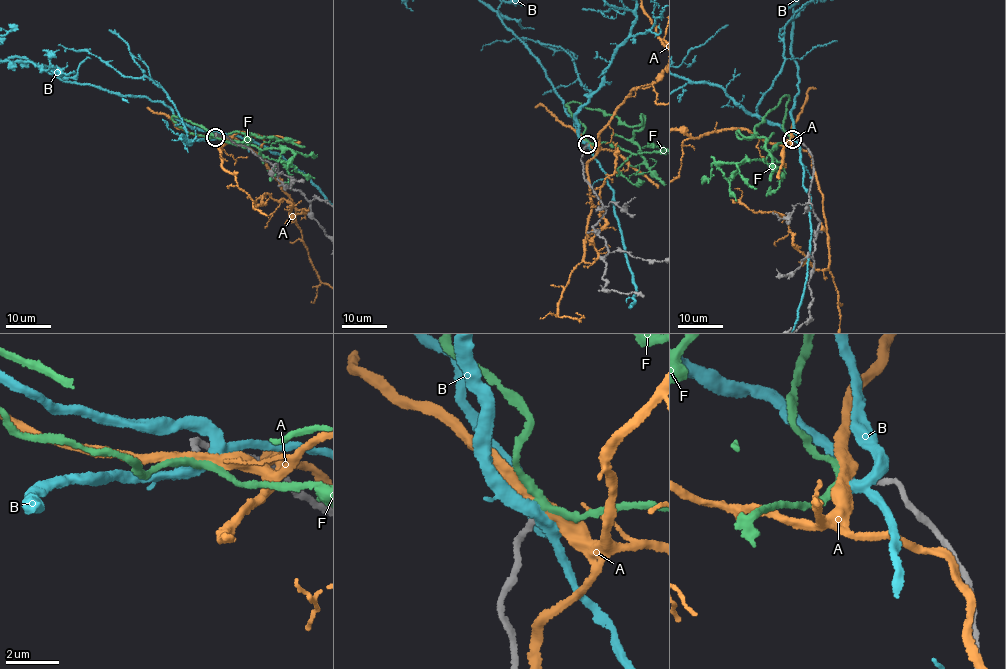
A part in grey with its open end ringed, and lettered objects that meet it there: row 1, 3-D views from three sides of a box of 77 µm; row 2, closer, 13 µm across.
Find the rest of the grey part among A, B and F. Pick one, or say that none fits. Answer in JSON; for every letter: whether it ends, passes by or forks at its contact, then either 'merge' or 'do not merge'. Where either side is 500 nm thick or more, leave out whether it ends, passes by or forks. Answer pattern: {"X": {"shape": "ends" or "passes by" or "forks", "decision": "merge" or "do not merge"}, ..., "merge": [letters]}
{"A": {"shape": "passes by", "decision": "do not merge"}, "B": {"shape": "passes by", "decision": "do not merge"}, "F": {"shape": "passes by", "decision": "merge"}, "merge": ["F"]}

